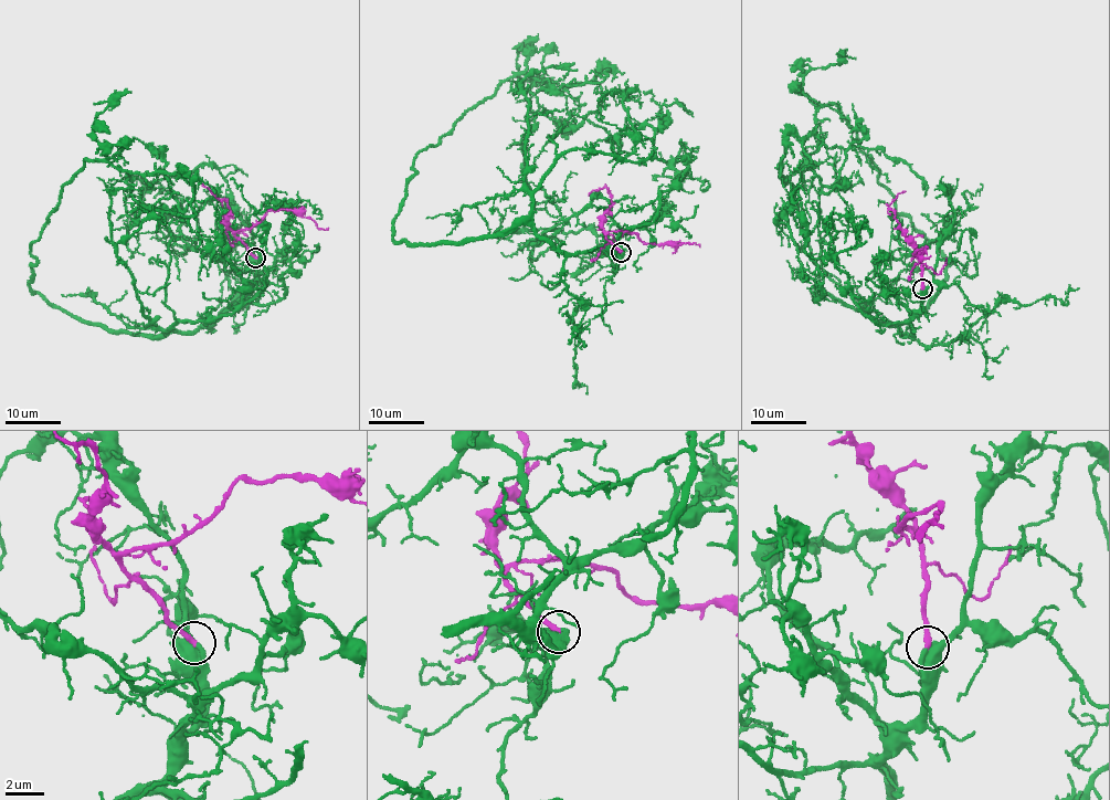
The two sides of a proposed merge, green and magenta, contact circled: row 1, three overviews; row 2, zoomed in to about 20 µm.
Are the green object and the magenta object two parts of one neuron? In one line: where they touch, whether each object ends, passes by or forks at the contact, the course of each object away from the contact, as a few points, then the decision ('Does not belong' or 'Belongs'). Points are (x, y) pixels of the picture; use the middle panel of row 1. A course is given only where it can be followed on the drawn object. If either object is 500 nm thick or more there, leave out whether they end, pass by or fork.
Place: (621, 252). At the ring green ends. At the ring magenta ends. Course of green: (621, 253), (570, 255), (536, 230), (550, 140), (604, 95), (542, 83), (517, 54), (518, 75), (553, 84). Course of magenta: (621, 251), (605, 238), (610, 231), (635, 234), (642, 241), (653, 244), (696, 242), (699, 246). Belongs

